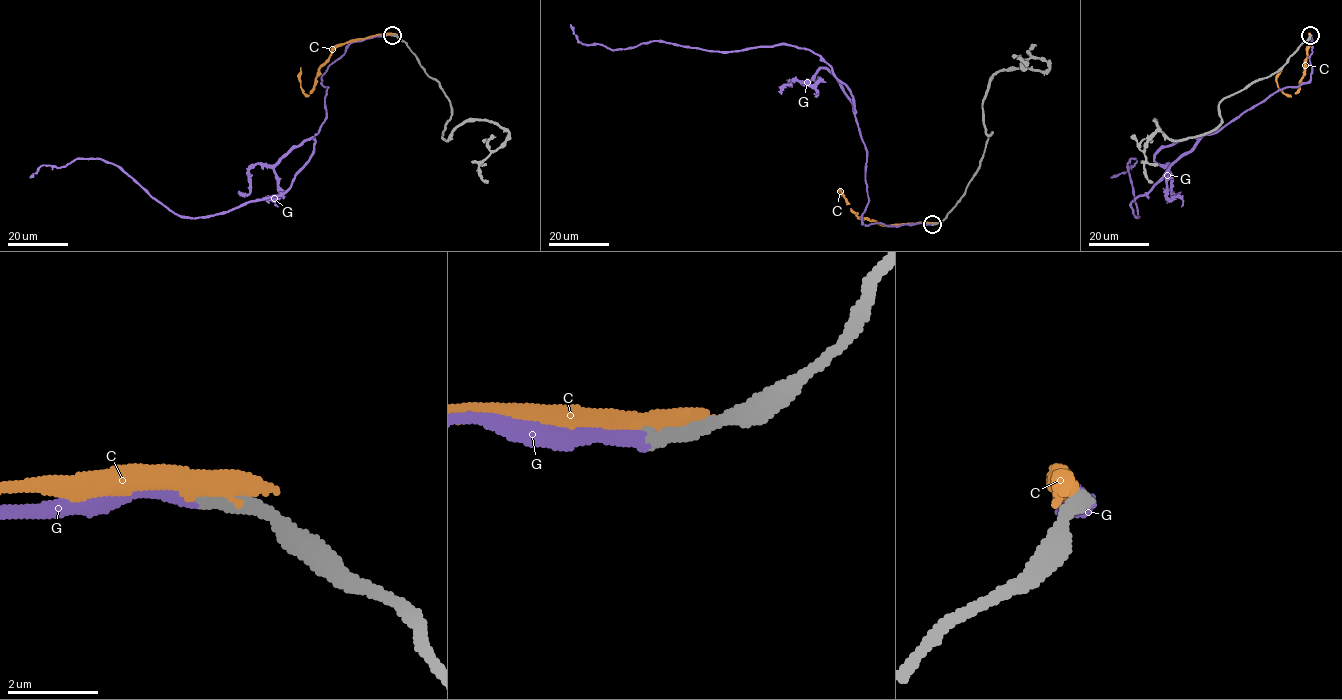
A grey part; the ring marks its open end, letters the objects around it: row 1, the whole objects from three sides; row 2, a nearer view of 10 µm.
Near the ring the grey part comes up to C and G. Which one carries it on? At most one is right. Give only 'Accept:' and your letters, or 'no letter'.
Accept: G

